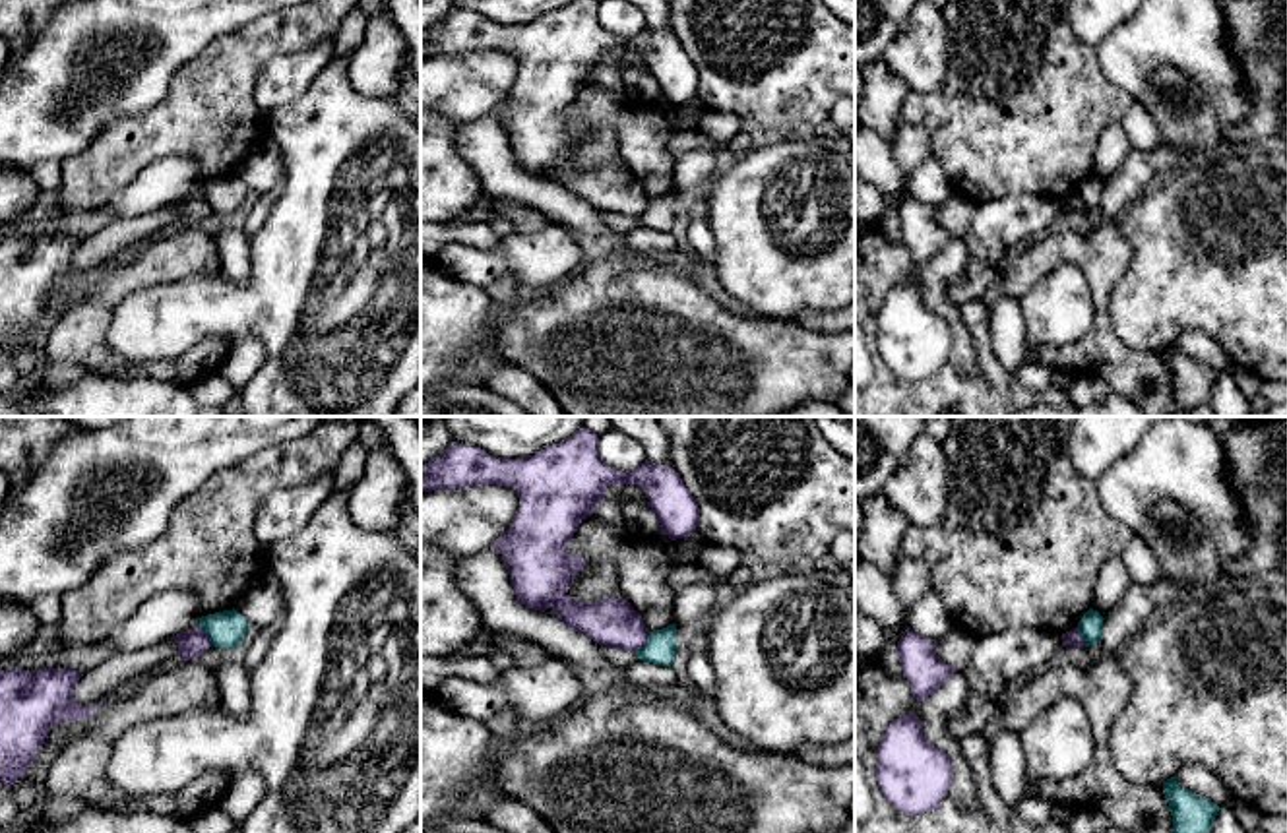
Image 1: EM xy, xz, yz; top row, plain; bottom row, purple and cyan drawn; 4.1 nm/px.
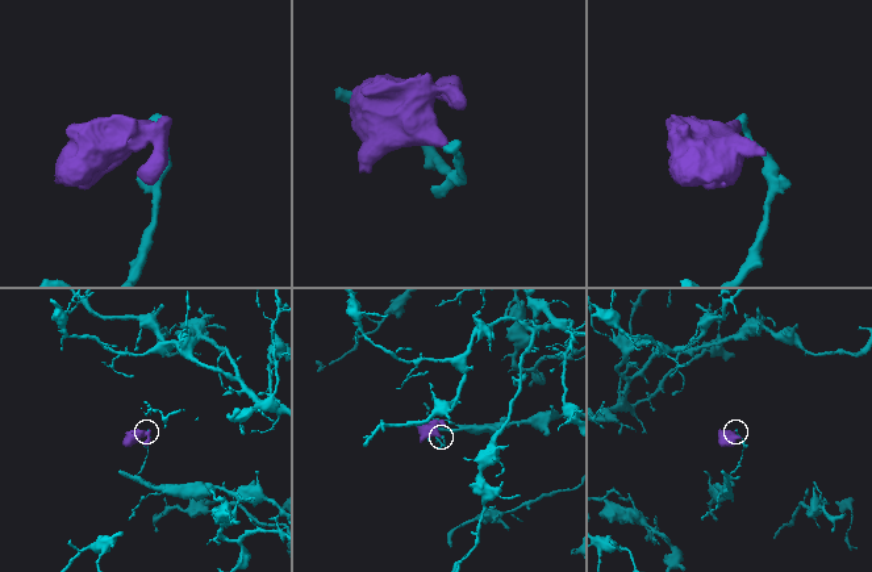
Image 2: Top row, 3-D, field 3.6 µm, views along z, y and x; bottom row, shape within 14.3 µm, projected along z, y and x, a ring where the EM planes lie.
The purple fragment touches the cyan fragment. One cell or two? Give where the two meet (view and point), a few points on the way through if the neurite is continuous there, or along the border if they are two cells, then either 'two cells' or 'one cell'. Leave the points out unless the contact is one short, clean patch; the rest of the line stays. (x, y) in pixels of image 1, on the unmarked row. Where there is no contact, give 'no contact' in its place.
contact xz (646, 206); border xz (650, 198), (636, 217); two cells

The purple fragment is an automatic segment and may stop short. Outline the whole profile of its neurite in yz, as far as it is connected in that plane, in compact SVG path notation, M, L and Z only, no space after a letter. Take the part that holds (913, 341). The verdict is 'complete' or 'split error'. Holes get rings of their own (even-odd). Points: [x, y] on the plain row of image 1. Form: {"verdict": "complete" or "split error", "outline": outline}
{"verdict": "complete", "outline": "M915 281L890 289L876 316L874 341L888 368L909 382L934 376L954 343L950 322L926 308Z"}

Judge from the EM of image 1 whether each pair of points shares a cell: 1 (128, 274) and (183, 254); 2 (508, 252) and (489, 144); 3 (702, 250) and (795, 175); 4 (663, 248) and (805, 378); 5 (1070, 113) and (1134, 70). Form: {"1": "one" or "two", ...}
{"1": "one", "2": "two", "3": "two", "4": "two", "5": "two"}

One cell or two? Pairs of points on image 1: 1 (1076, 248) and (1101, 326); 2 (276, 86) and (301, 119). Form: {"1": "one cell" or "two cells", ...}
{"1": "one cell", "2": "two cells"}

